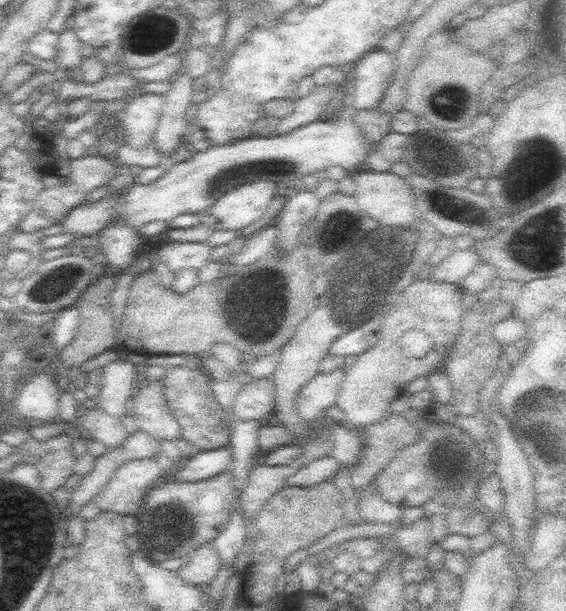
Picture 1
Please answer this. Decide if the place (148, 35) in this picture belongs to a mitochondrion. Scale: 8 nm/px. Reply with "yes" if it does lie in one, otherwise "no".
yes

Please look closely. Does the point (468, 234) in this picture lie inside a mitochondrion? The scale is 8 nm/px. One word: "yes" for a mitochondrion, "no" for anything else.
no

